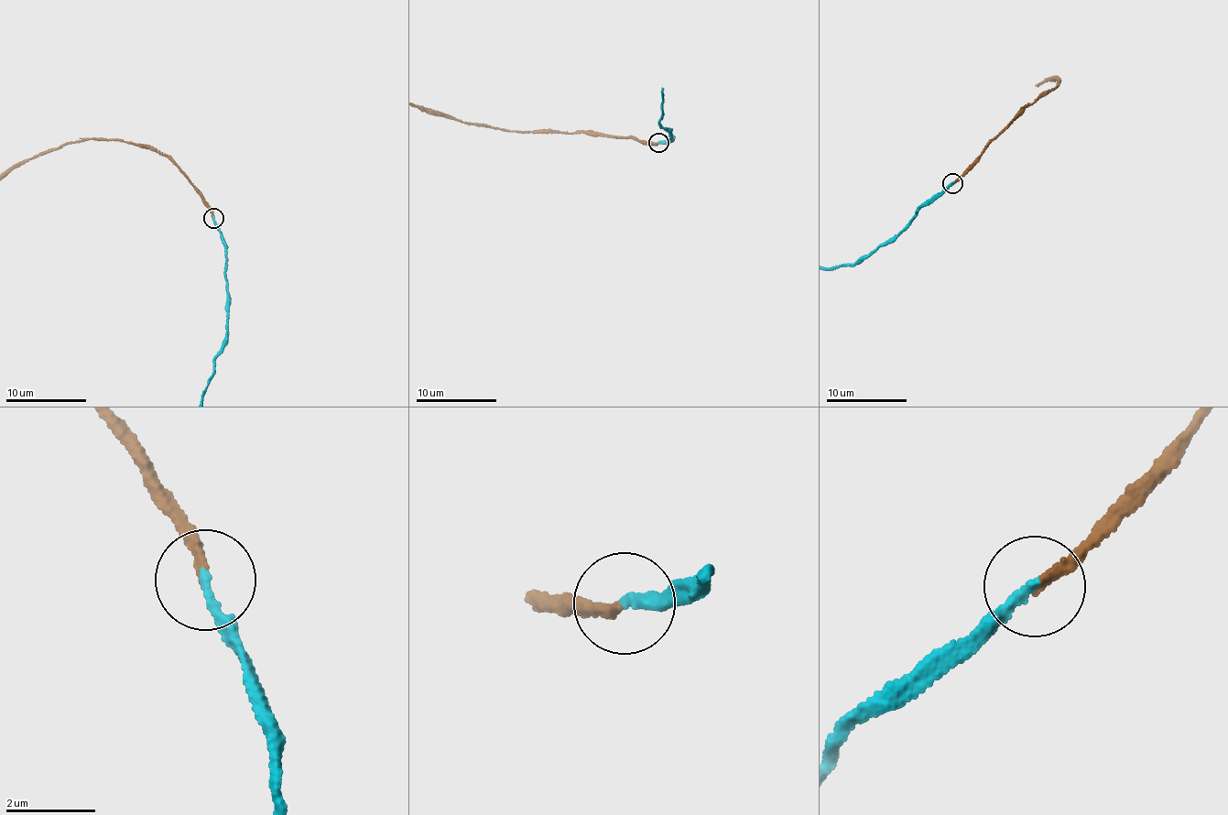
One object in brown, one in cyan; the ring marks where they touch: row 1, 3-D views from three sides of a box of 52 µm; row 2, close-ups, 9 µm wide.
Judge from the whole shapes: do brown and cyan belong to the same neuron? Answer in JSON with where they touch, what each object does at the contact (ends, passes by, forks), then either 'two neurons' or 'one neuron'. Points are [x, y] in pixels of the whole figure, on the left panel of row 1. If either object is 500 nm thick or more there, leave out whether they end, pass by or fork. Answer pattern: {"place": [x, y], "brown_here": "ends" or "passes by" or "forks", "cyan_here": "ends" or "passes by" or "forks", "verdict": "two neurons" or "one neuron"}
{"place": [213, 218], "brown_here": "ends", "cyan_here": "ends", "verdict": "one neuron"}

